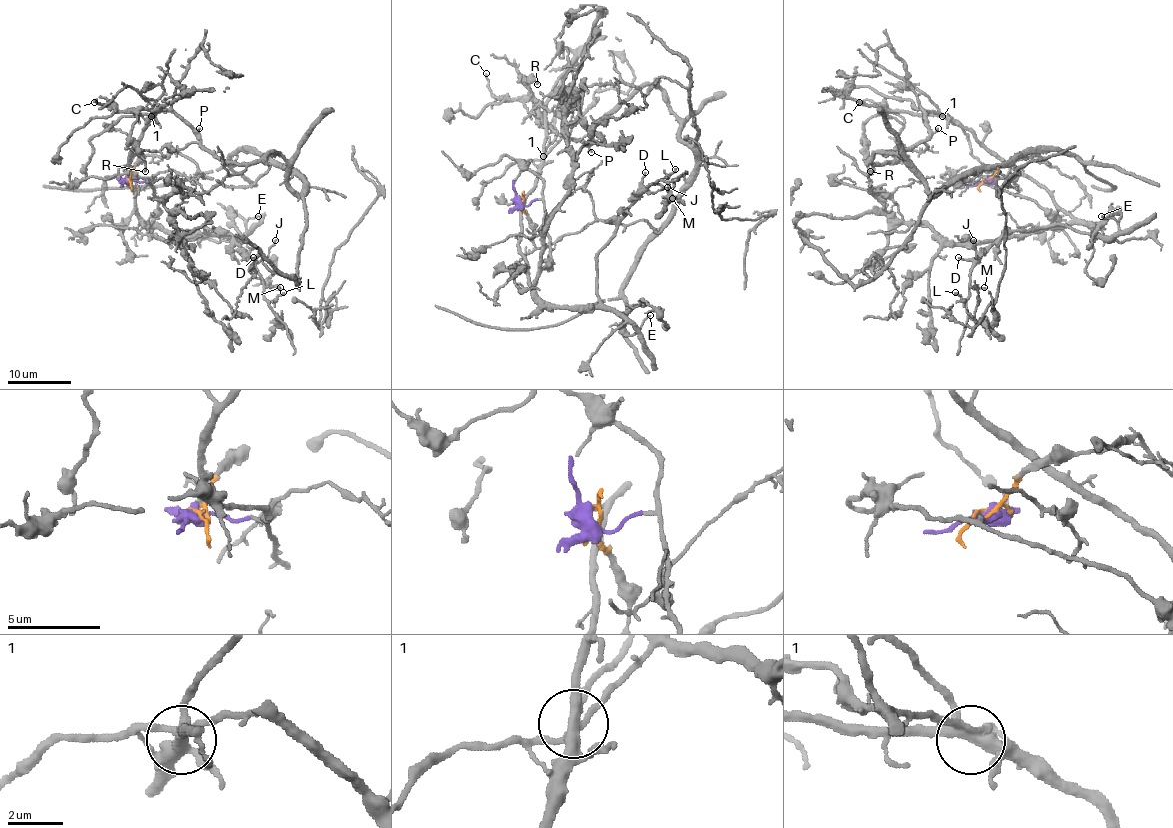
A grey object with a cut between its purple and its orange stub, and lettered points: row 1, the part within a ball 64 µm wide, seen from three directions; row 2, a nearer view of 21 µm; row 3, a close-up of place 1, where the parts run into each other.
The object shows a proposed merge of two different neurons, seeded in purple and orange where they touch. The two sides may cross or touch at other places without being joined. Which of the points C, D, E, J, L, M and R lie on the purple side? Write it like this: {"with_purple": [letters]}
{"with_purple": ["C", "D", "E", "J", "L", "M", "R"]}

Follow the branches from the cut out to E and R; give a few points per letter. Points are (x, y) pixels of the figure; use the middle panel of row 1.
E: (519, 199), (544, 205), (549, 262), (535, 292), (544, 301), (614, 308), (638, 331), (650, 316)
R: (519, 199), (544, 205), (549, 262), (533, 286), (521, 203), (544, 150), (544, 108), (522, 78), (537, 83)

